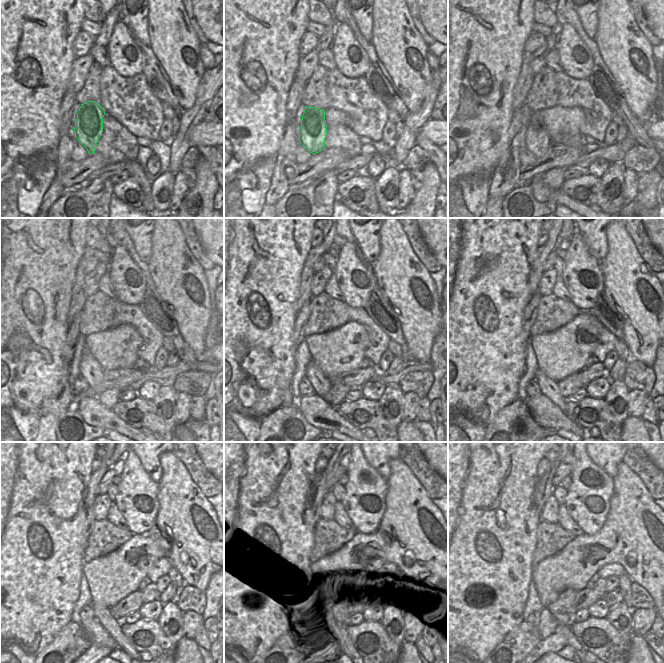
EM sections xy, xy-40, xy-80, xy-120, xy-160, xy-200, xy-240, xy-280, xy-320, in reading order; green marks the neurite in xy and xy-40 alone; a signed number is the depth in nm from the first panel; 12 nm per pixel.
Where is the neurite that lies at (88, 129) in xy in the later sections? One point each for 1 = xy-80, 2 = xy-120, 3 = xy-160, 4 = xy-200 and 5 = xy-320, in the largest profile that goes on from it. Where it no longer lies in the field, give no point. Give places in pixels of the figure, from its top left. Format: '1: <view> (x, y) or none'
1: xy-80 (537, 139)
2: xy-120 (90, 369)
3: xy-160 (321, 384)
4: xy-200 (549, 388)
5: xy-320 (571, 639)

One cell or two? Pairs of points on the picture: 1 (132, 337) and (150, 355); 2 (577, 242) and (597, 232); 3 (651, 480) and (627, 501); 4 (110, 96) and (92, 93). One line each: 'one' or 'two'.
1: two
2: two
3: two
4: two

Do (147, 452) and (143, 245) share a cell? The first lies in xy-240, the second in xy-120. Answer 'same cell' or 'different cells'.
same cell

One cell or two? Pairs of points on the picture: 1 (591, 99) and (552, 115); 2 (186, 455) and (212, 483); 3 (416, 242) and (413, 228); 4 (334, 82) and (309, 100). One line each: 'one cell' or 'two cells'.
1: two cells
2: one cell
3: one cell
4: two cells

